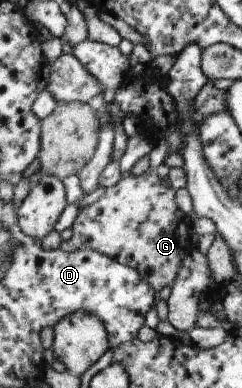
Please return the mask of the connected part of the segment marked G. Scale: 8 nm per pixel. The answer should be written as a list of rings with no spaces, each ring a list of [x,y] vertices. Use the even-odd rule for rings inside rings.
[[[154,169],[139,176],[121,175],[118,183],[108,187],[103,198],[79,210],[69,240],[60,249],[65,252],[94,250],[137,269],[148,283],[160,291],[174,287],[186,260],[186,247],[192,247],[192,219],[176,203],[176,190]]]

